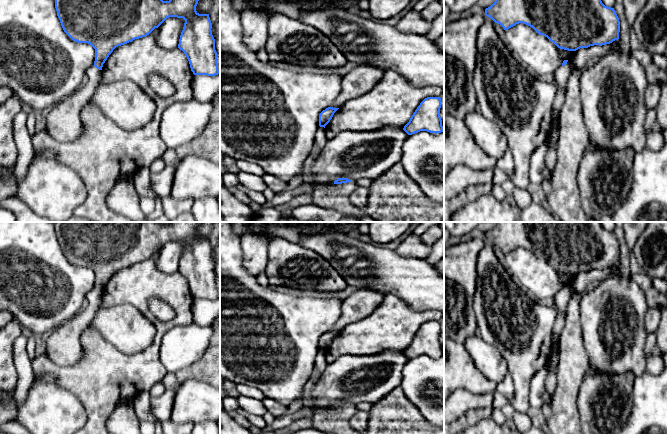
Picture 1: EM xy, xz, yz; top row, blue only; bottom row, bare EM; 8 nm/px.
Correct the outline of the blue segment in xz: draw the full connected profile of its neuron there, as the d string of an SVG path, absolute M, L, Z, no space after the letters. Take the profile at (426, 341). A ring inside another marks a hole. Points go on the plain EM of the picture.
M425 322L417 331L403 354L408 359L412 359L420 355L427 355L435 358L443 356L440 332L441 322Z

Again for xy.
M55 222L57 240L64 256L73 265L90 268L95 273L95 285L86 295L87 307L49 334L46 355L51 361L60 367L64 367L77 363L83 357L80 336L83 330L93 320L101 302L103 288L109 279L118 270L132 266L135 263L146 261L169 241L183 242L185 244L178 272L186 279L193 298L207 300L218 299L217 276L215 274L215 263L212 259L212 247L209 238L199 238L196 235L196 230L200 223L201 222L171 222L169 225L163 225L161 222Z

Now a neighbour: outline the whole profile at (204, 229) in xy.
M201 222L196 230L196 235L199 238L209 238L214 222Z

